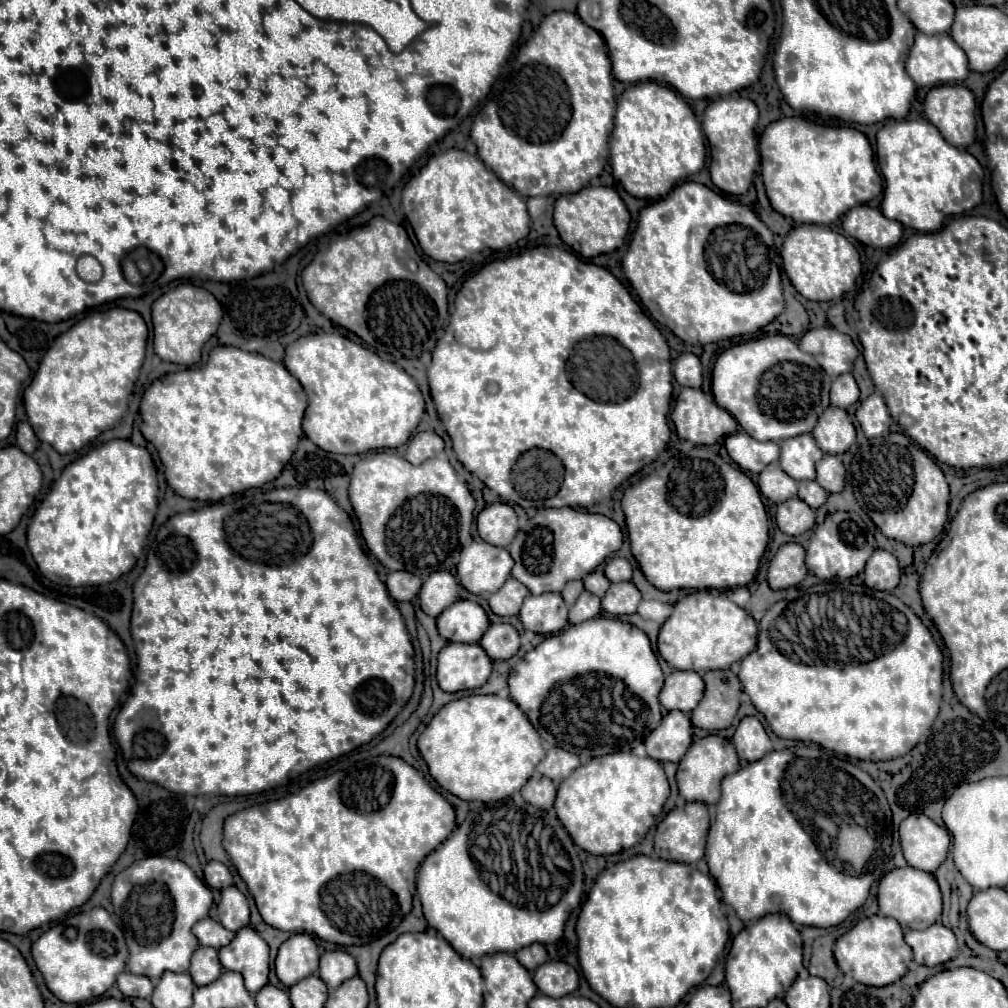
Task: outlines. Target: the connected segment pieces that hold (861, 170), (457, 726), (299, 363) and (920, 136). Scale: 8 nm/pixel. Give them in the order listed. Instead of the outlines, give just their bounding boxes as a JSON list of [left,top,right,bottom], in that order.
[[758,117,883,225],[417,695,545,801],[283,333,425,455],[877,119,983,231]]

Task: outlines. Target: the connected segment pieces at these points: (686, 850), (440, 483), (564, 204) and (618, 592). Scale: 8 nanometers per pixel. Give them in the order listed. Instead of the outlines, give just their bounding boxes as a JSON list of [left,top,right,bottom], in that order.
[[655,803,709,863],[349,453,475,579],[553,187,629,257],[601,583,641,617]]

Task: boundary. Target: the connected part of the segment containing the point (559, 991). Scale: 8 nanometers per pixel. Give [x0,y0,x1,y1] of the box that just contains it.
[533,961,579,997]

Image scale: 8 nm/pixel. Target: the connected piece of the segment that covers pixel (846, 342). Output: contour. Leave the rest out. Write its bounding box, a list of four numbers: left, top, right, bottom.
[799,325,859,377]

